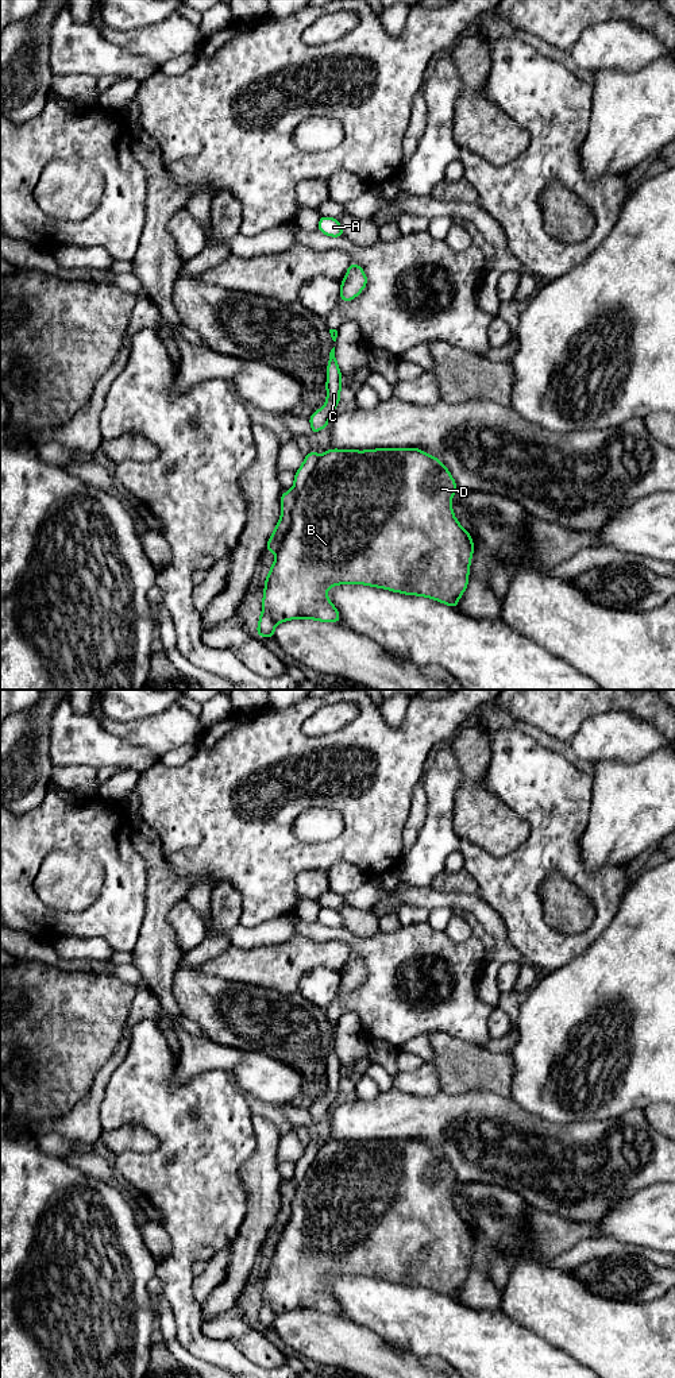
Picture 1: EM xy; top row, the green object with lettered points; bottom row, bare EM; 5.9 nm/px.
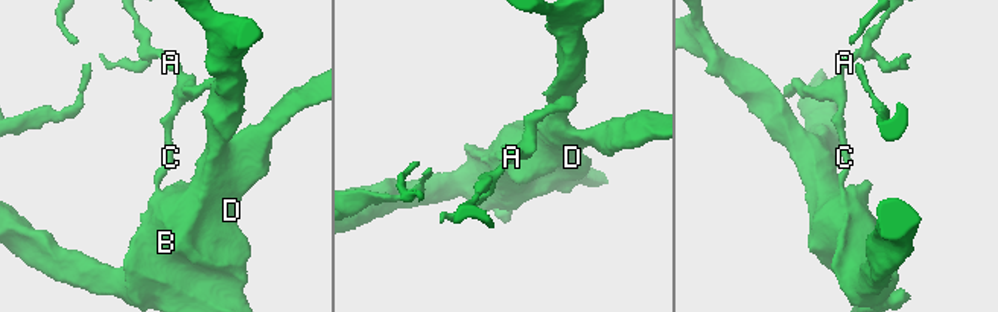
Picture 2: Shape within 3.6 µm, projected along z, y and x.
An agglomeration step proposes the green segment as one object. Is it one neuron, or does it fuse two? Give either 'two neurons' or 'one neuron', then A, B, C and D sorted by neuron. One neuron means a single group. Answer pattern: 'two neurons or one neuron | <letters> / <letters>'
two neurons | A C / B D

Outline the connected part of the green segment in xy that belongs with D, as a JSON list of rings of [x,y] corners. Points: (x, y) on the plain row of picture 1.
[[[379,1139],[367,1142],[327,1140],[319,1149],[316,1158],[297,1185],[294,1198],[290,1205],[290,1219],[282,1231],[281,1239],[265,1271],[262,1300],[271,1306],[275,1315],[296,1309],[342,1315],[338,1300],[327,1288],[327,1281],[336,1275],[367,1275],[406,1286],[432,1289],[458,1300],[458,1292],[468,1275],[468,1262],[474,1243],[474,1234],[471,1231],[471,1225],[460,1217],[459,1212],[454,1207],[451,1190],[456,1181],[456,1174],[448,1159],[437,1149],[429,1147],[418,1139]]]

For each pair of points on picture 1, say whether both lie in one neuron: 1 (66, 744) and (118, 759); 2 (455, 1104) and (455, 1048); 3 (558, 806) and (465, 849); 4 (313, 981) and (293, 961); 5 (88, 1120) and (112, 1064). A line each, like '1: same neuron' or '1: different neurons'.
1: same neuron
2: different neurons
3: same neuron
4: different neurons
5: same neuron

